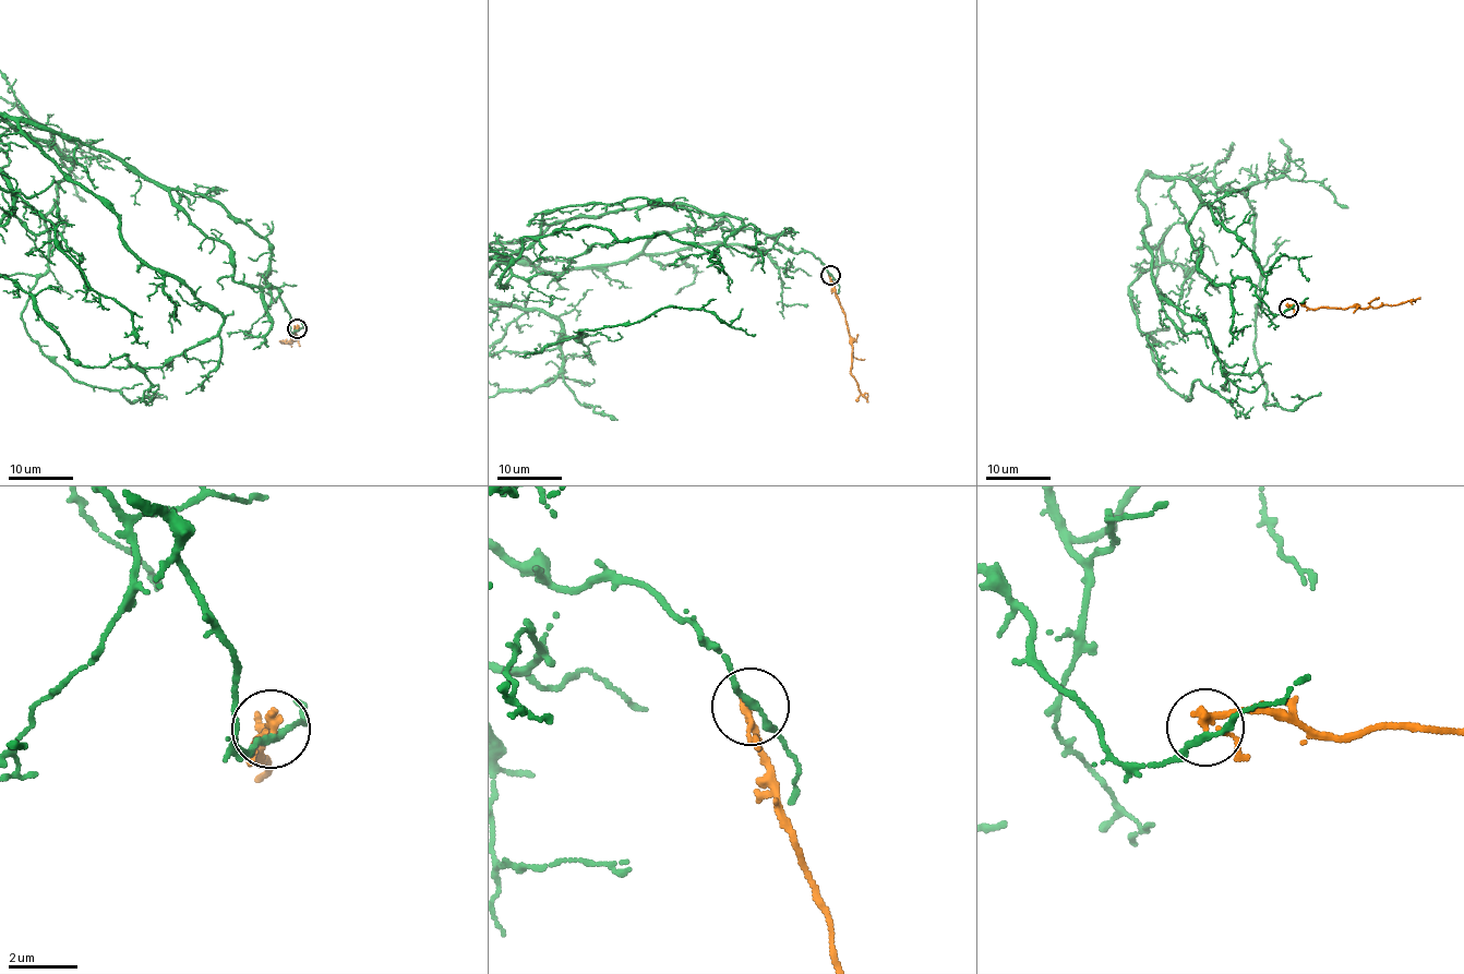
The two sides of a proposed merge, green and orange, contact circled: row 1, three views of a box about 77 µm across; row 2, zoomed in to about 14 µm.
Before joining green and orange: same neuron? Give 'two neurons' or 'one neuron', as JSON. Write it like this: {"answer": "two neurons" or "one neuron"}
{"answer": "two neurons"}

